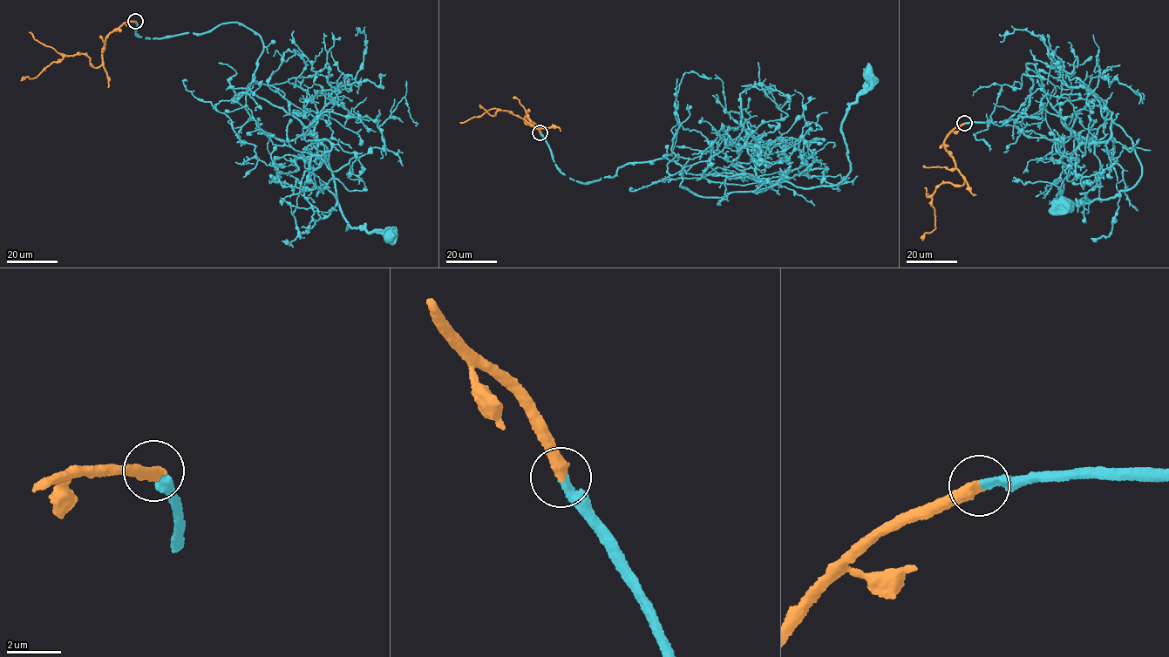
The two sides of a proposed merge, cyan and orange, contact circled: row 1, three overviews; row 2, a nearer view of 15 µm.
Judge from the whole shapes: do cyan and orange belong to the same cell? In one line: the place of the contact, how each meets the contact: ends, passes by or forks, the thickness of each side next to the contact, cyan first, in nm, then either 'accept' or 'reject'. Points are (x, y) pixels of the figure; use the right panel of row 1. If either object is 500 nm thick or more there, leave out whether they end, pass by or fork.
(964, 123) | cyan ends | orange ends | 320/480 nm | accept

